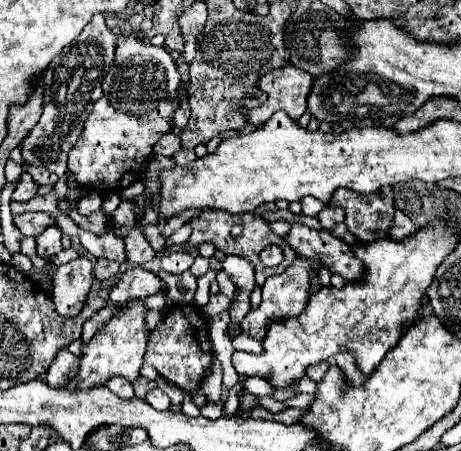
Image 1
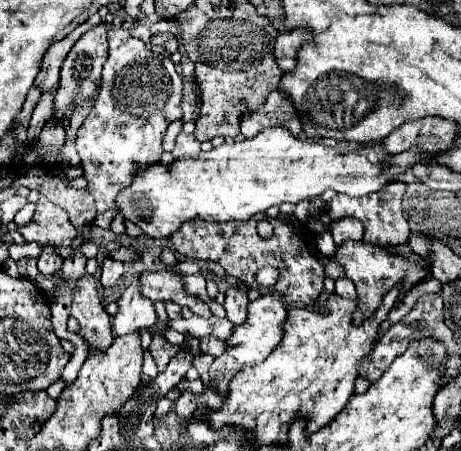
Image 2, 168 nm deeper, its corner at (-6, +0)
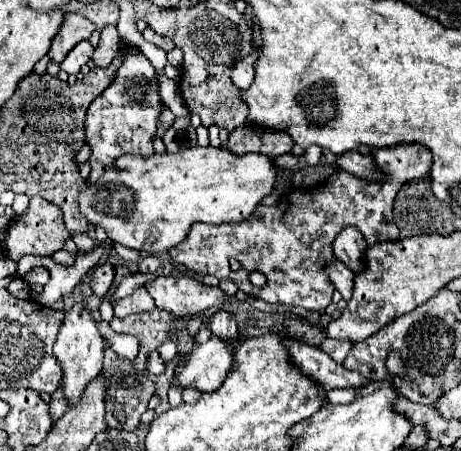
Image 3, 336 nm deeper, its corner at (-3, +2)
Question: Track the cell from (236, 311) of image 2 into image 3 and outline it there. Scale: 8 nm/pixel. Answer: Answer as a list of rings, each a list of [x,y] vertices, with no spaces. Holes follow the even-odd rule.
[[[221,309],[217,311],[213,317],[211,317],[211,333],[217,335],[217,337],[227,337],[229,341],[235,339],[235,333],[237,333],[237,321],[235,321],[235,315]]]

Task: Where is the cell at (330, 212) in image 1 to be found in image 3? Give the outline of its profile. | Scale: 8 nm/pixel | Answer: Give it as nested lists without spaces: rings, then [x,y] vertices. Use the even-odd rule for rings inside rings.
[[[345,227],[333,241],[335,257],[341,259],[353,273],[361,269],[363,249],[367,249],[367,243],[357,227]]]

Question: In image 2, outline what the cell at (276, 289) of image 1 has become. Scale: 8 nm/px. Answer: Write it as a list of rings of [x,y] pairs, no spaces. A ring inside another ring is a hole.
[[[272,293],[272,295],[264,295],[258,297],[256,301],[252,301],[248,305],[248,319],[242,325],[236,325],[232,335],[226,339],[226,351],[224,355],[220,355],[220,359],[214,359],[214,365],[210,369],[210,379],[212,379],[212,389],[216,389],[218,393],[226,393],[230,379],[242,371],[242,367],[252,367],[262,363],[270,351],[280,343],[282,335],[284,335],[284,319],[286,319],[286,307],[282,301],[282,295]],[[220,369],[220,375],[218,375]]]

